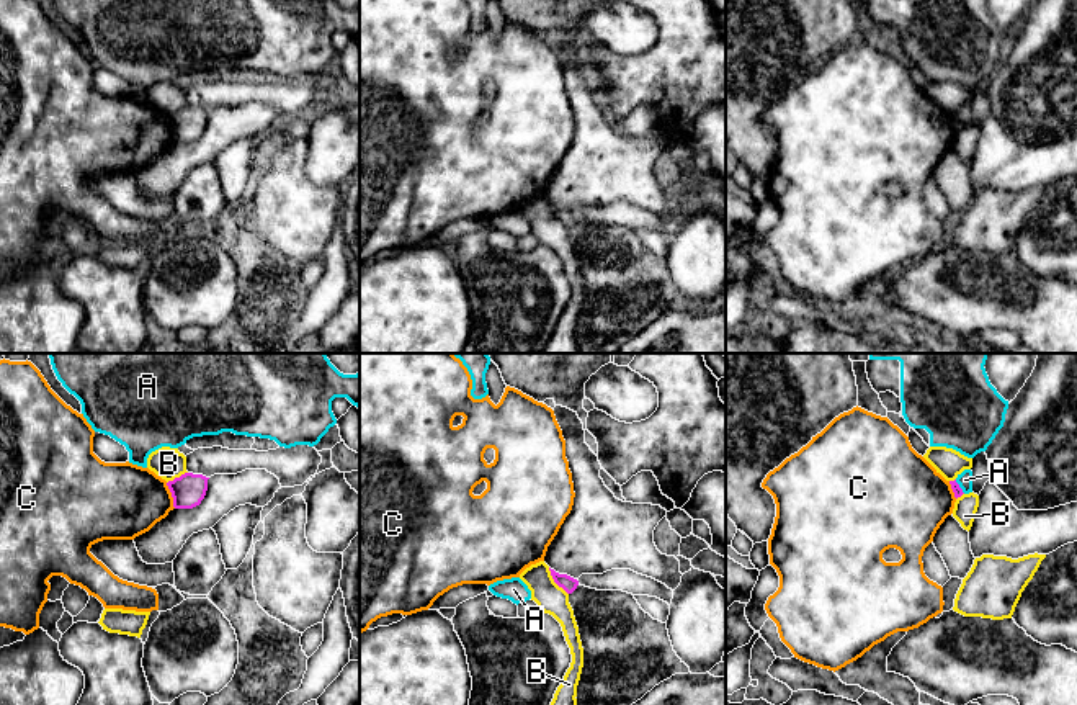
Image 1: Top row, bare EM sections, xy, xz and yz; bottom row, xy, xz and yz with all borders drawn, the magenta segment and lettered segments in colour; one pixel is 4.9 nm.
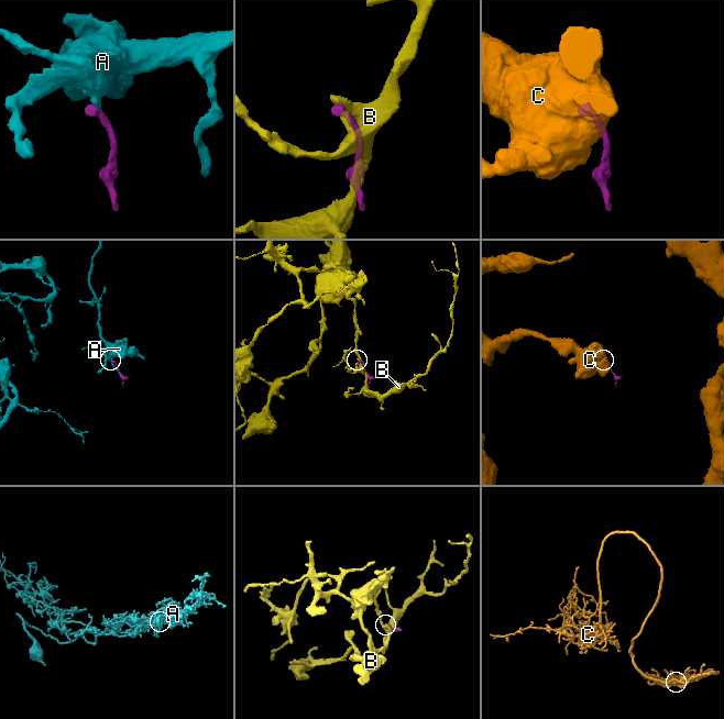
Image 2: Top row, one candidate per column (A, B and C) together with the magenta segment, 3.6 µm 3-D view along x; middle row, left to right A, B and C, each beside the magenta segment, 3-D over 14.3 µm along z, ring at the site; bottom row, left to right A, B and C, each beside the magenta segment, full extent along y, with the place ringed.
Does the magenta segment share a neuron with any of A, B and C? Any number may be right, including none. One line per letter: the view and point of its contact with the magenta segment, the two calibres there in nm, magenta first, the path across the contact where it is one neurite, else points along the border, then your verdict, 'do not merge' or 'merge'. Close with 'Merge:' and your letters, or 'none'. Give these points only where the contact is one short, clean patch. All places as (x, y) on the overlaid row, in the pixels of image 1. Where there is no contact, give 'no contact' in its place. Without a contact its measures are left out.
A: contact yz (958, 486); calibres 50 and 80 nm; border yz (955, 480), (965, 493); do not merge
B: contact xz (554, 581); calibres 80 and 150 nm; do not merge
C: contact xy (172, 496); calibres 160 and 380 nm; border xy (165, 483), (175, 507); do not merge
Merge: none

